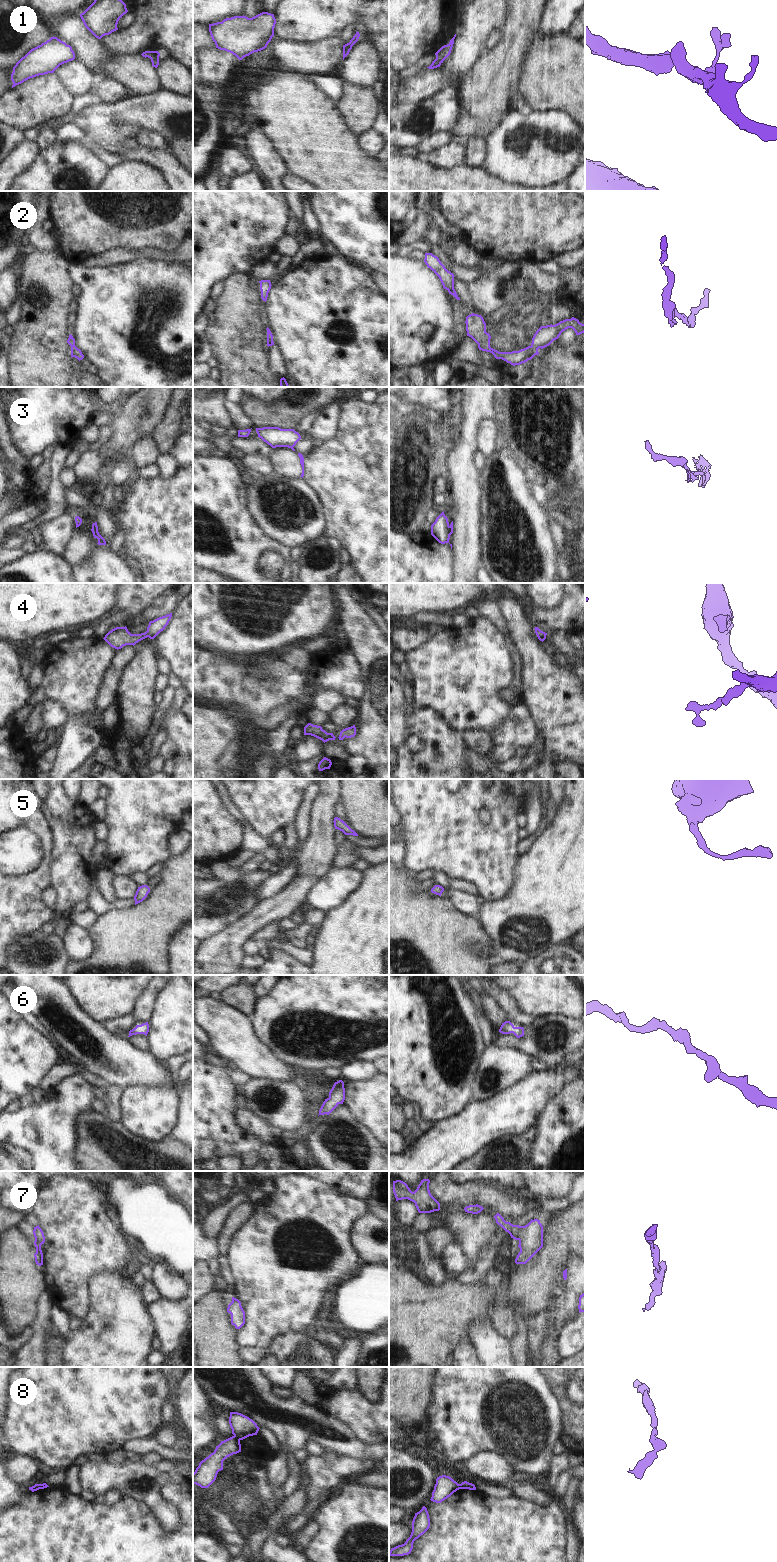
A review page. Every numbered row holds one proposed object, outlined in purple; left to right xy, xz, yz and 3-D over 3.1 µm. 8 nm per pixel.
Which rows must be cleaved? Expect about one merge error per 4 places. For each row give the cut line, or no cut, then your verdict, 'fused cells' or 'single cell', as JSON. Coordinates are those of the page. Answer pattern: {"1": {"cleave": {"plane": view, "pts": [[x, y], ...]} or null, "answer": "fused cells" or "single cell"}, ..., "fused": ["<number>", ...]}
{"1": {"cleave": null, "answer": "single cell"}, "2": {"cleave": null, "answer": "single cell"}, "3": {"cleave": {"plane": "xy", "pts": [[96, 526], [98, 538]]}, "answer": "fused cells"}, "4": {"cleave": null, "answer": "single cell"}, "5": {"cleave": null, "answer": "single cell"}, "6": {"cleave": null, "answer": "single cell"}, "7": {"cleave": null, "answer": "single cell"}, "8": {"cleave": {"plane": "xz", "pts": [[234, 1435], [239, 1440]]}, "answer": "fused cells"}, "fused": ["3", "8"]}

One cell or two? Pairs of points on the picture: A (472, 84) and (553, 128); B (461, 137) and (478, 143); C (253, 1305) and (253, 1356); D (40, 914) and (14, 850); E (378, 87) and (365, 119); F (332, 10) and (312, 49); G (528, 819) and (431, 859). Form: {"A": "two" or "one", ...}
{"A": "two", "B": "two", "C": "two", "D": "two", "E": "two", "F": "two", "G": "two"}

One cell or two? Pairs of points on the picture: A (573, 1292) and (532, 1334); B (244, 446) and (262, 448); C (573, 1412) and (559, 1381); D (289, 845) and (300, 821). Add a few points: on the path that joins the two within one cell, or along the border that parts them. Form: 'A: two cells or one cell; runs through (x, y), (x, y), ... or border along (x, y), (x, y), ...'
A: two cells; border along (557, 1296), (550, 1308), (550, 1325), (544, 1339)
B: one cell; runs through (248, 446), (258, 447)
C: one cell; runs through (566, 1404), (560, 1389)
D: two cells; border along (292, 823), (298, 842), (301, 845)

